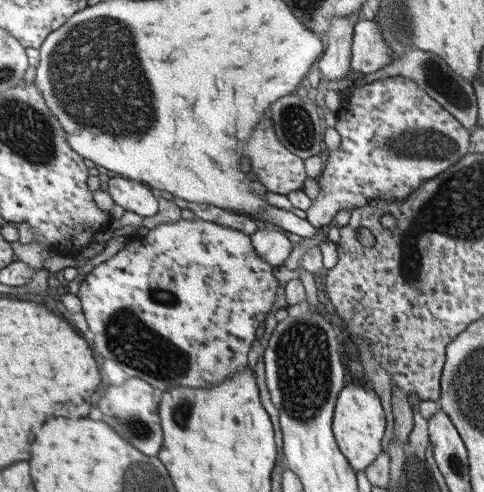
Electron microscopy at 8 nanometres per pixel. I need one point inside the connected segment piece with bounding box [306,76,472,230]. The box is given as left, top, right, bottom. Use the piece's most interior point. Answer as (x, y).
(395, 137)

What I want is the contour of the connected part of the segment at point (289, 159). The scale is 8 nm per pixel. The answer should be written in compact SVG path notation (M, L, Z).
M268 116L262 120L262 124L253 132L254 136L250 136L250 144L244 148L244 155L249 163L250 171L258 178L269 192L288 196L294 190L300 190L304 180L306 180L306 172L304 172L304 159L298 158L296 154L292 154L287 150L277 138L277 132Z

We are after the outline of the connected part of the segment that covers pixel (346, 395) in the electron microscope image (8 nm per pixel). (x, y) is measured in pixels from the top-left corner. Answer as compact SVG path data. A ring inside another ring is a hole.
M352 380L338 396L338 416L333 416L334 430L338 432L337 444L342 444L342 452L353 465L354 470L366 470L382 452L382 438L386 430L386 416L380 406L380 398L374 390L358 386L358 382Z

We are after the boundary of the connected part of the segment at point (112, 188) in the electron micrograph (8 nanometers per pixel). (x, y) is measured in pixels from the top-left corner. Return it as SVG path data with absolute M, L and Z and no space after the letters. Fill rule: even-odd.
M118 175L108 181L108 190L112 199L126 211L136 212L140 216L154 216L158 212L158 200L140 183L124 179Z

